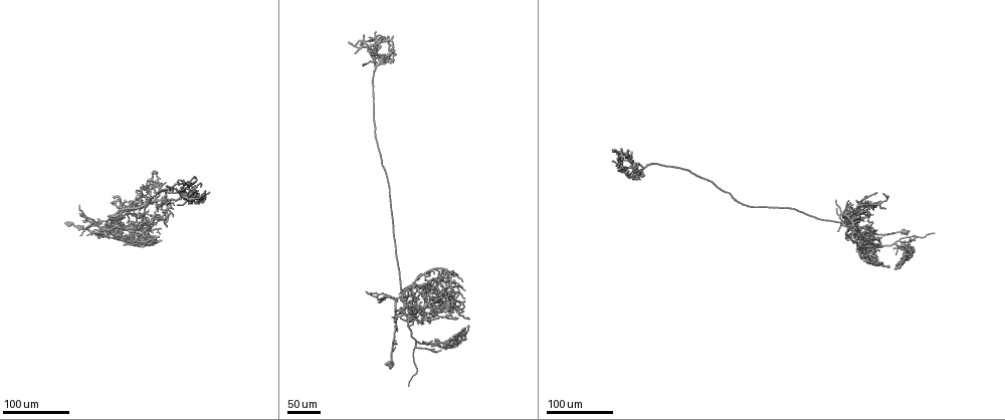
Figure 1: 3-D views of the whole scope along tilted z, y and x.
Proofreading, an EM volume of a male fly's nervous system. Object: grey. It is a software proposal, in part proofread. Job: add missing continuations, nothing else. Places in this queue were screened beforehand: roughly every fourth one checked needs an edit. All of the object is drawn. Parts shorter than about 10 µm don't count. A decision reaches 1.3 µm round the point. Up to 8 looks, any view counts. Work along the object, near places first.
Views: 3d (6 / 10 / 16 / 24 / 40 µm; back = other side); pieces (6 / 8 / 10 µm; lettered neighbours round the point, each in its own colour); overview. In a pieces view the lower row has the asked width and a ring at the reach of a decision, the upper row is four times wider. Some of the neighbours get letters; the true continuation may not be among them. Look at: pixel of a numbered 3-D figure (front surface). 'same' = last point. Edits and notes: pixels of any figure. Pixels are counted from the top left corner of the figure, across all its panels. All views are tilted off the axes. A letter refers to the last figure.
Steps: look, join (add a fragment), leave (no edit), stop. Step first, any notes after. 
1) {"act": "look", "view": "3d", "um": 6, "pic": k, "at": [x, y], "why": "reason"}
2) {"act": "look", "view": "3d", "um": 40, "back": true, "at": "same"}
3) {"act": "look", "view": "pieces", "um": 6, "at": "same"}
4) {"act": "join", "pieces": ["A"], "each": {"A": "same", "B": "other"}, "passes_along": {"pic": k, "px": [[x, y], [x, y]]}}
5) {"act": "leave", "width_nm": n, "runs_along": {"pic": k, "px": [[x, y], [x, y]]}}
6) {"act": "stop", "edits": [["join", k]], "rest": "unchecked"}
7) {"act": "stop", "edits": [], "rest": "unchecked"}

{"act": "look", "view": "3d", "um": 40, "pic": 1, "at": [640, 164], "why": "end of a long branch"}

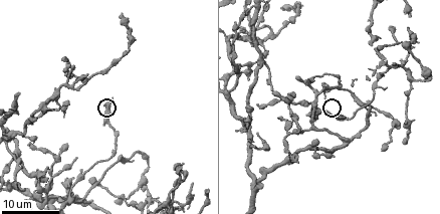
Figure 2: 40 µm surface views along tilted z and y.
{"act": "look", "view": "pieces", "um": 10, "pic": 2, "at": [112, 97]}

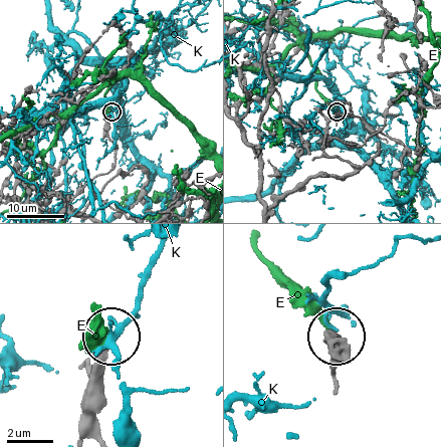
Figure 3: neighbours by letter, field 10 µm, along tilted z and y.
{"act": "leave", "each": {"E": "other", "K": "other"}, "found": "none of them fits"}

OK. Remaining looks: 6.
{"act": "look", "view": "3d", "um": 24, "pic": 1, "at": [198, 196], "why": "branch stops here"}

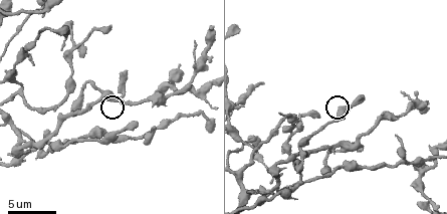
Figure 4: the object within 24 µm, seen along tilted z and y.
{"act": "look", "view": "pieces", "um": 6, "pic": 4, "at": [362, 97]}

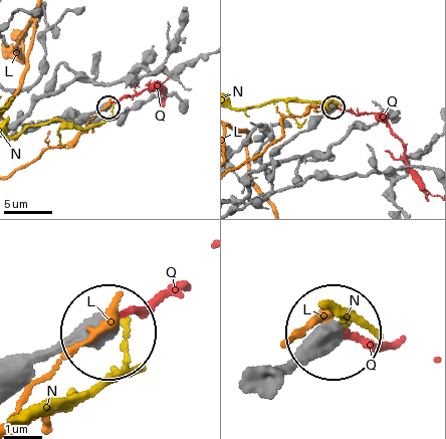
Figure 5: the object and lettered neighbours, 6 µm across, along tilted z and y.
{"act": "leave", "each": {"L": "other", "N": "other", "Q": "other"}, "found": "no lettered fragment goes on from it"}

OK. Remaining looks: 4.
{"act": "look", "view": "3d", "um": 24, "pic": 1, "at": [190, 183], "why": "free end"}

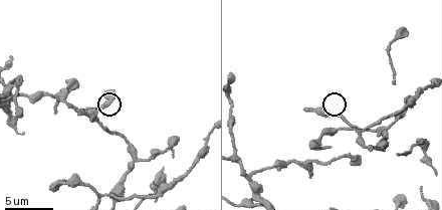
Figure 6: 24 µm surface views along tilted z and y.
{"act": "look", "view": "pieces", "um": 6, "pic": 6, "at": [79, 109]}

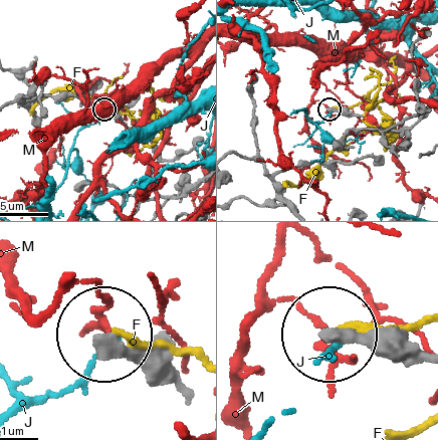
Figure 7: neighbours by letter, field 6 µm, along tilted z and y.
{"act": "leave", "width_nm": 350, "each": {"F": "other", "J": "other", "M": "other"}, "runs_along": {"pic": 7, "px": [[158, 382], [112, 340]]}, "found": "no lettered fragment goes on from it"}

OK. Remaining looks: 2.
{"act": "look", "view": "3d", "um": 16, "pic": 2, "at": [332, 156]}

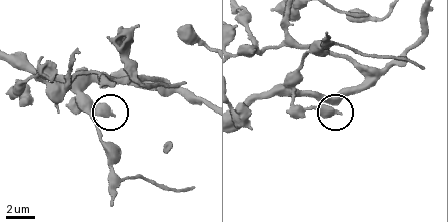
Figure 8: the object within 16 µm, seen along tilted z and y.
{"act": "look", "view": "pieces", "um": 6, "pic": 8, "at": [337, 111]}

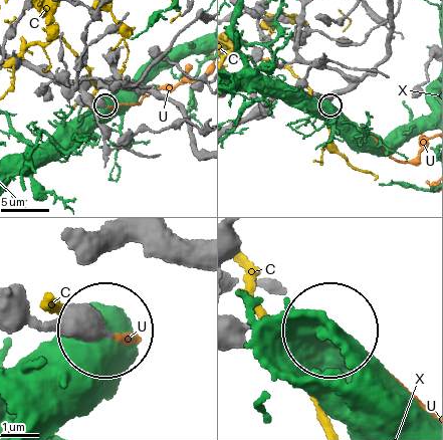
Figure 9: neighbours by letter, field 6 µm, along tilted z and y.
{"act": "join", "pieces": ["U"], "each": {"C": "other", "U": "same", "X": "other"}, "found": "the neuron continues"}

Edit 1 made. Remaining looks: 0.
{"act": "stop", "edits": [["join", 9]], "rest": "unchecked"}

